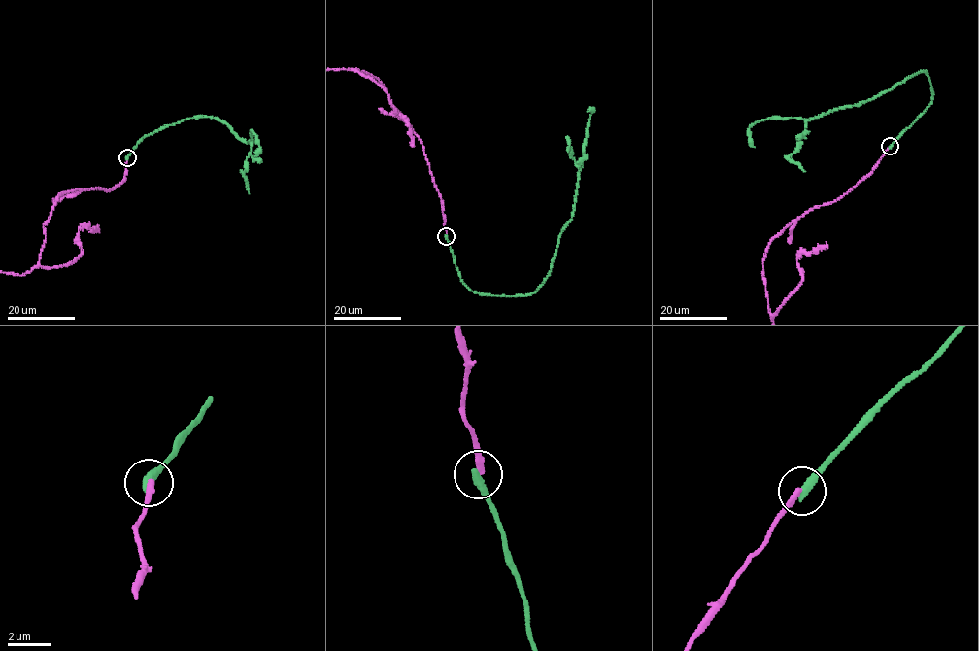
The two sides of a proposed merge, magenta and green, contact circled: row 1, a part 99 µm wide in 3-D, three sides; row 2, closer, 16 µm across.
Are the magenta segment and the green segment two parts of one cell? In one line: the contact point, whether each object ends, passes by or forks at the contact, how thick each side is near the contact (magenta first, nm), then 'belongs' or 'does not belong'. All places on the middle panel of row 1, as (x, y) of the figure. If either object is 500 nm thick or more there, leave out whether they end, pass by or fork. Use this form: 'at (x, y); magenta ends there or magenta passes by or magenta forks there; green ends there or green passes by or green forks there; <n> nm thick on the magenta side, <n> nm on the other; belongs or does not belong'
at (446, 236); magenta ends there; green ends there; 300 nm thick on the magenta side, 440 nm on the other; does not belong

